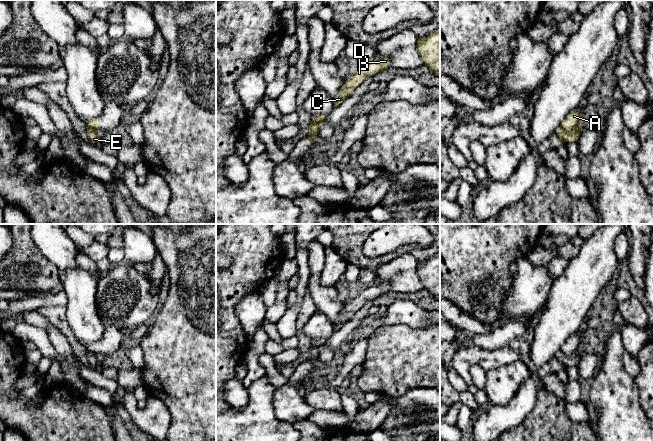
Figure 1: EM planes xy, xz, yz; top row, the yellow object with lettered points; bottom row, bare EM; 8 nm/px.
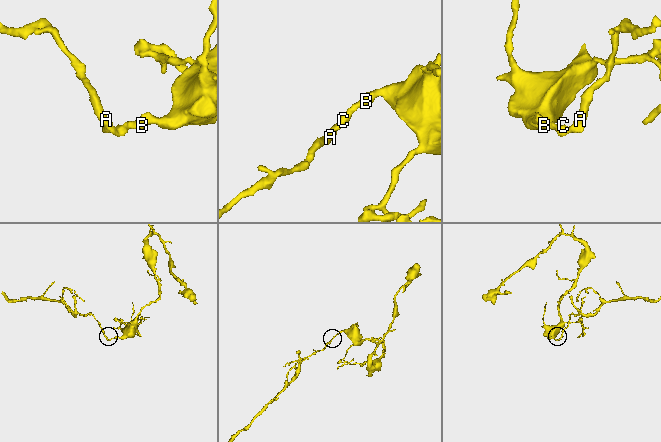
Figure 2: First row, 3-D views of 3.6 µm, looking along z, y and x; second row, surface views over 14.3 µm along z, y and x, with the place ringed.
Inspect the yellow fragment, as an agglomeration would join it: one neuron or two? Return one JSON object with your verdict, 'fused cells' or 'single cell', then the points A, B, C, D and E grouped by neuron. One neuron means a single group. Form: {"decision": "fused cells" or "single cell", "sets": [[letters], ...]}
{"decision": "fused cells", "sets": [["A"], ["B", "C", "D", "E"]]}

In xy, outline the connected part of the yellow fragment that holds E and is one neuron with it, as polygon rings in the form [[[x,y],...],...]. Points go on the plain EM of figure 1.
[[[87,353],[88,364],[93,368],[98,368],[101,366],[97,355],[98,354],[96,353]]]

